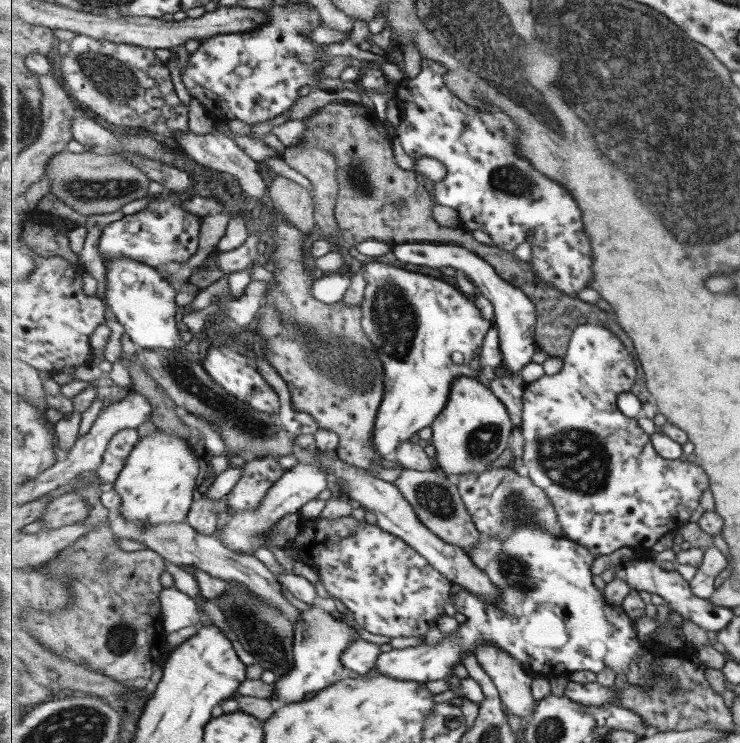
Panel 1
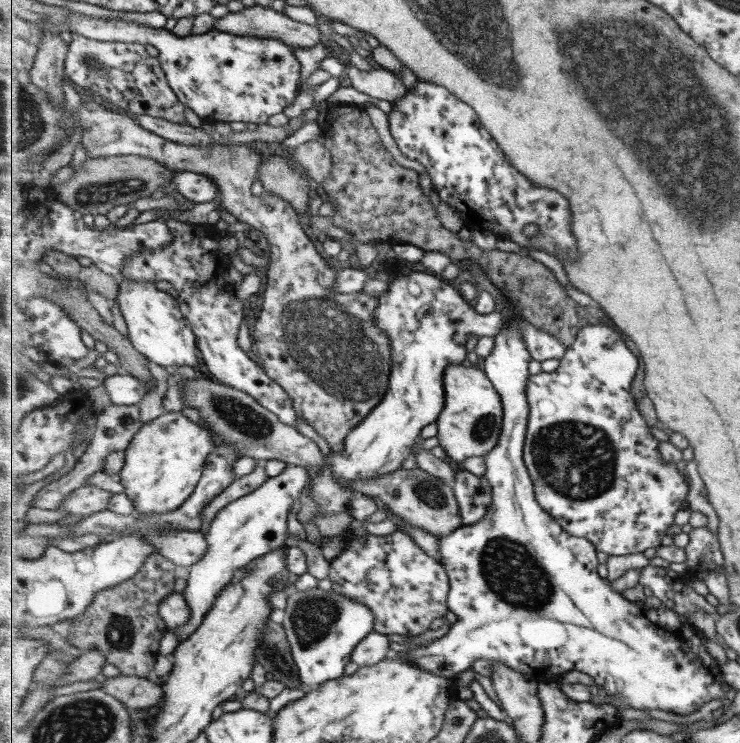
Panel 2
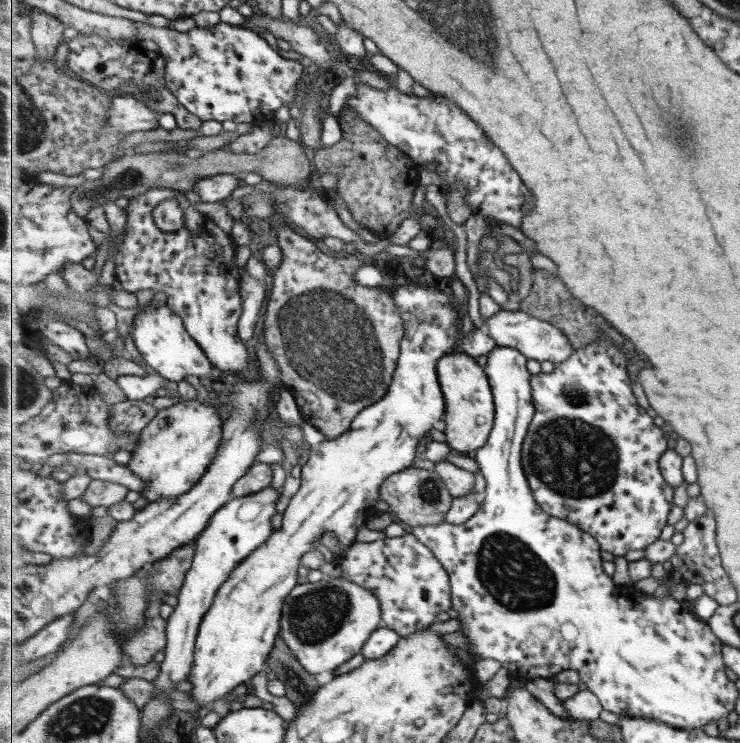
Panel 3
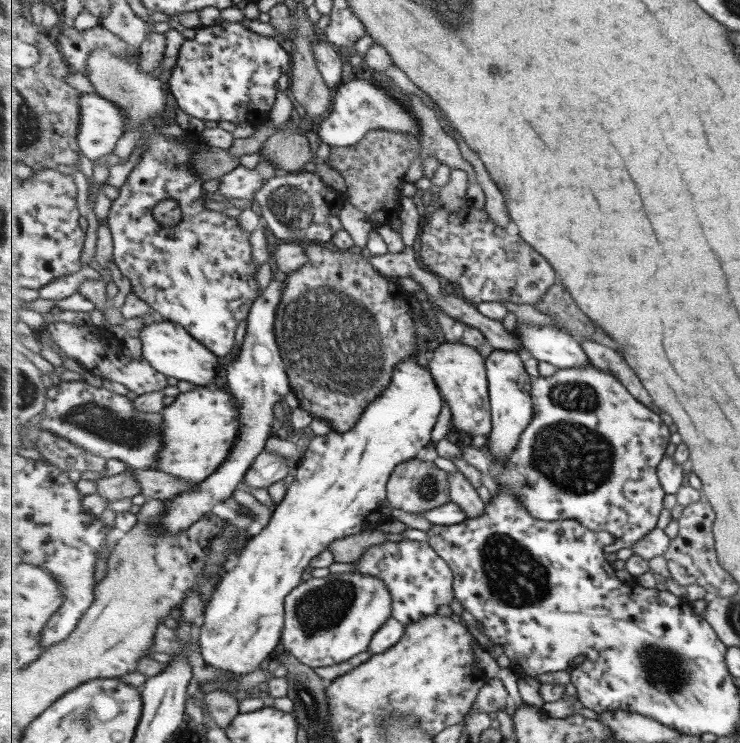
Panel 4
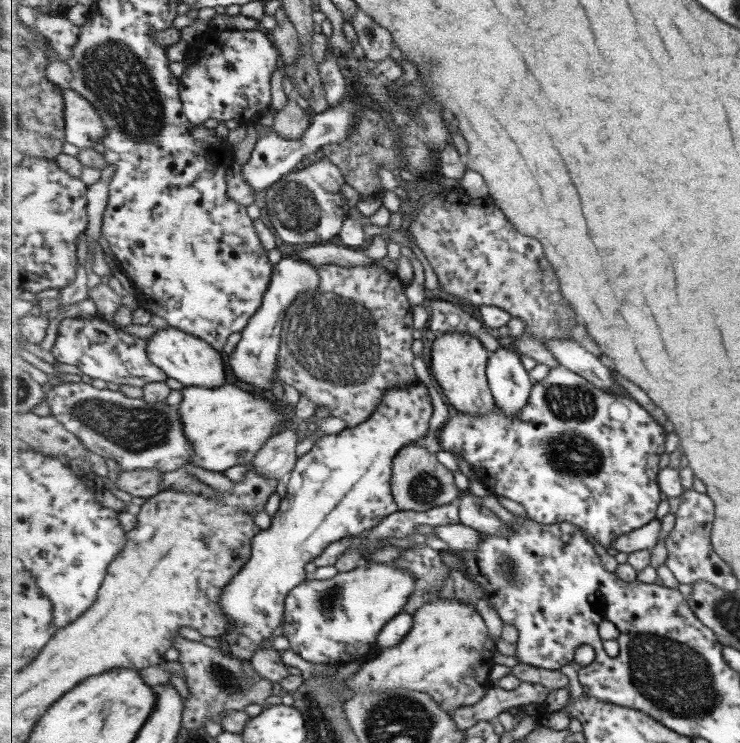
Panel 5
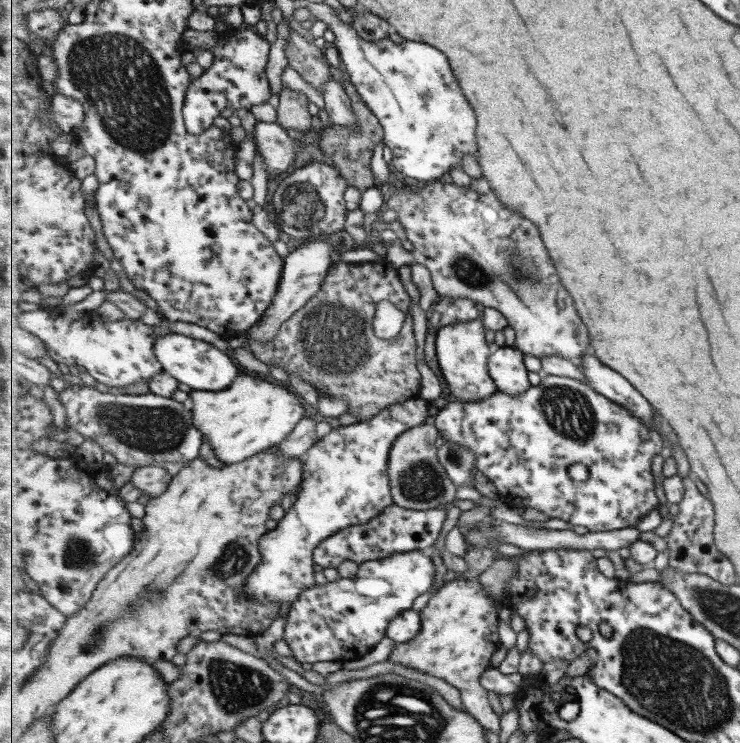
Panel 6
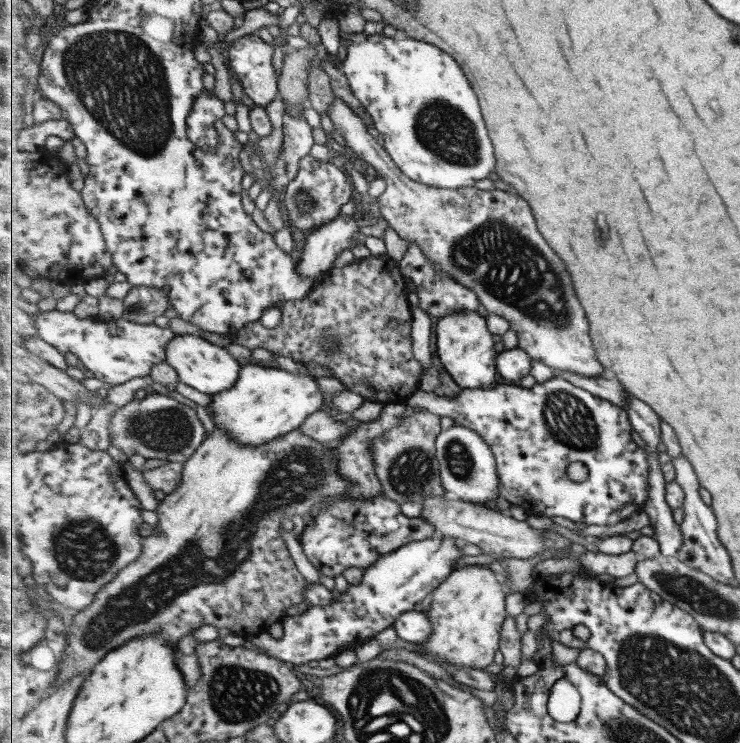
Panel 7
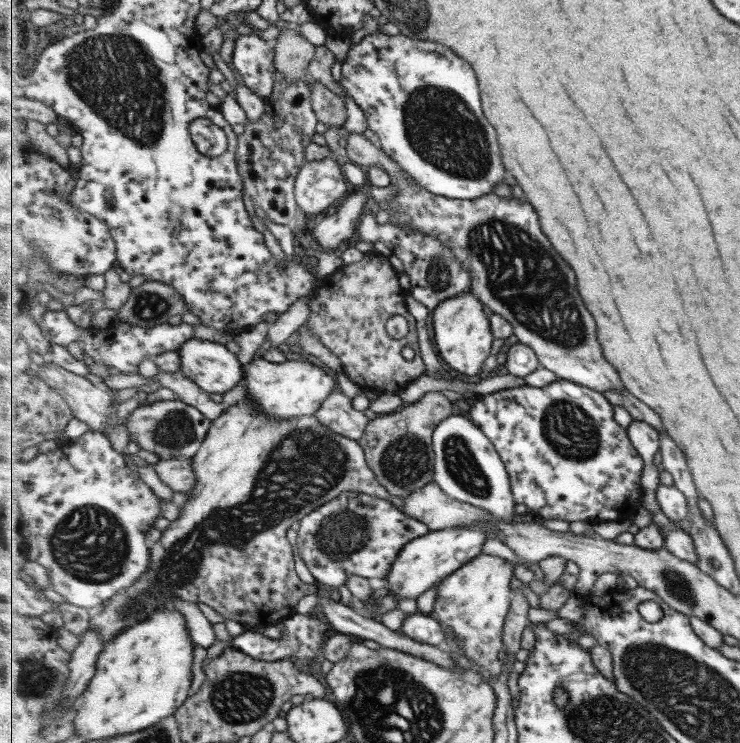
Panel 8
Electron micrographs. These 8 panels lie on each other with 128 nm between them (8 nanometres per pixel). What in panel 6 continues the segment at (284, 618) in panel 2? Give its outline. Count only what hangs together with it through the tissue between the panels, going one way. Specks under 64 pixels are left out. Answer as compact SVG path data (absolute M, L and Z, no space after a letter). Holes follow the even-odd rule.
M420 549L360 563L357 574L342 577L337 582L328 581L322 585L317 584L294 600L288 612L288 624L285 627L283 640L299 663L313 664L325 662L325 660L343 662L363 659L369 651L373 651L377 645L379 647L379 642L387 636L389 624L406 610L412 609L413 602L433 586L435 574L437 574L435 564L431 561L429 551L420 551Z

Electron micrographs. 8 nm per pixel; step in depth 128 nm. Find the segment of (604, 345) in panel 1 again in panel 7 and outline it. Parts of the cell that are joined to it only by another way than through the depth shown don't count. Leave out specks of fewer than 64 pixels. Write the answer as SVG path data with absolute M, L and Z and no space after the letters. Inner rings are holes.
M556 376L553 380L543 384L535 384L531 388L522 387L519 384L505 385L500 384L491 388L463 388L456 399L451 400L447 397L440 396L440 393L425 392L417 390L416 394L408 398L408 404L415 410L427 410L437 415L448 416L452 419L453 425L465 426L472 431L475 431L485 439L485 442L491 446L491 452L495 453L497 459L497 473L499 473L499 483L501 483L500 496L507 500L510 504L520 506L528 514L562 516L573 522L584 523L587 526L591 525L615 525L619 522L627 520L631 515L643 511L645 501L649 499L649 458L645 449L633 440L631 430L635 430L632 426L632 421L627 410L619 405L613 405L612 401L604 400L600 396L589 392L589 389L581 388L580 385L573 384L572 381L563 379L561 376ZM573 462L583 462L589 470L589 478L585 482L575 482L569 478L567 468Z

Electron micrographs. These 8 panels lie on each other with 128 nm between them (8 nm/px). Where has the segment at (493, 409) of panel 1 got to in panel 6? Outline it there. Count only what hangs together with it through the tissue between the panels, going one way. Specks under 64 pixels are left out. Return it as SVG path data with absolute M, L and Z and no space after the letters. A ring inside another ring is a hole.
M472 320L443 326L437 331L435 348L442 376L450 393L461 402L477 402L497 394L497 383L489 372L494 346L487 342L484 320Z

